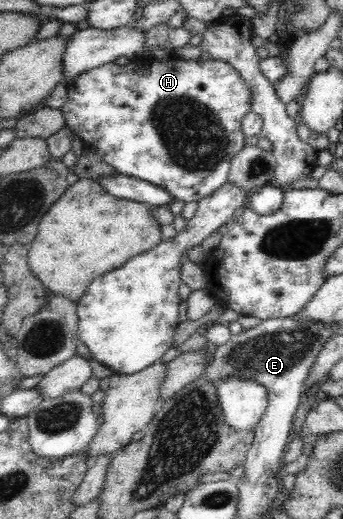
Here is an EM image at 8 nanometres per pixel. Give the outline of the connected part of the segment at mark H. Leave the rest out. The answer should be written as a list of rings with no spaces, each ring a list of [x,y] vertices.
[[[172,53],[166,60],[147,59],[140,56],[139,61],[129,62],[129,65],[115,65],[115,62],[104,63],[99,67],[91,68],[89,71],[80,73],[67,86],[67,101],[64,102],[60,110],[63,112],[66,125],[70,127],[73,134],[80,137],[85,148],[97,153],[106,164],[117,170],[117,173],[137,179],[143,179],[169,190],[175,199],[189,203],[189,201],[199,201],[201,198],[211,195],[224,183],[227,183],[229,167],[231,161],[244,149],[245,134],[241,127],[243,117],[251,112],[251,89],[247,82],[243,80],[243,75],[239,69],[223,59],[211,58],[203,61],[201,59],[187,59]]]

